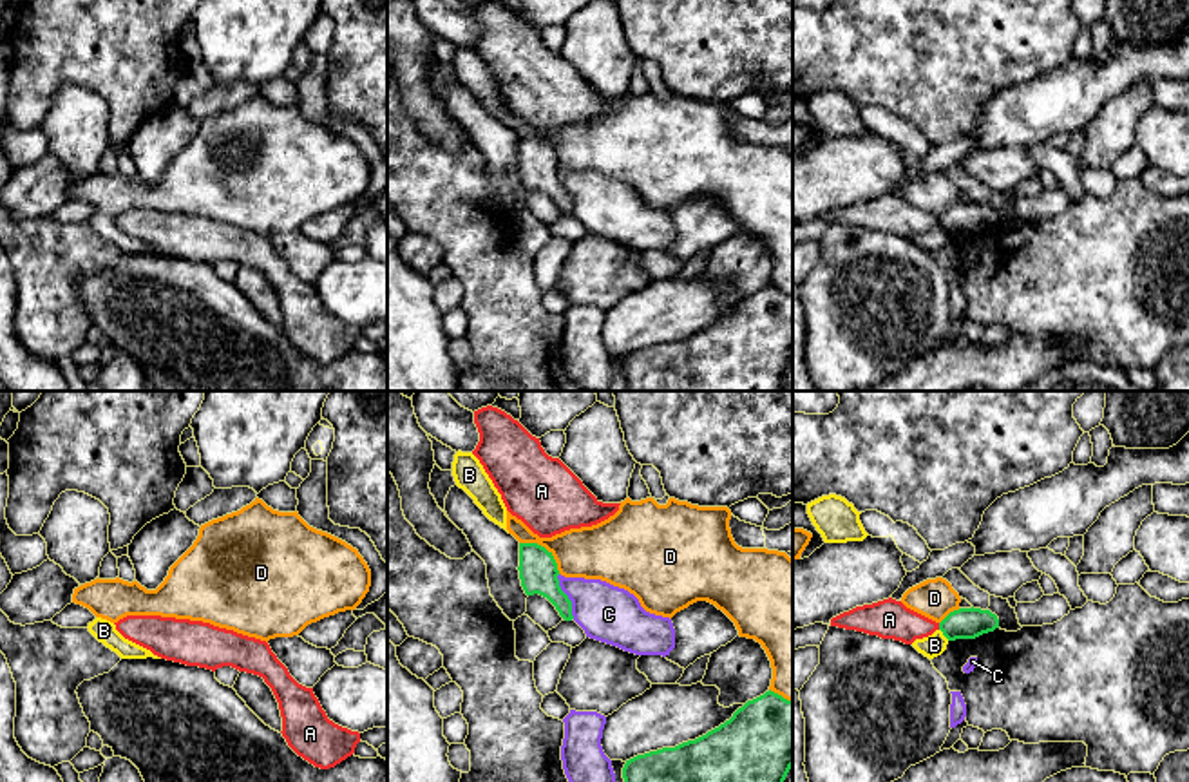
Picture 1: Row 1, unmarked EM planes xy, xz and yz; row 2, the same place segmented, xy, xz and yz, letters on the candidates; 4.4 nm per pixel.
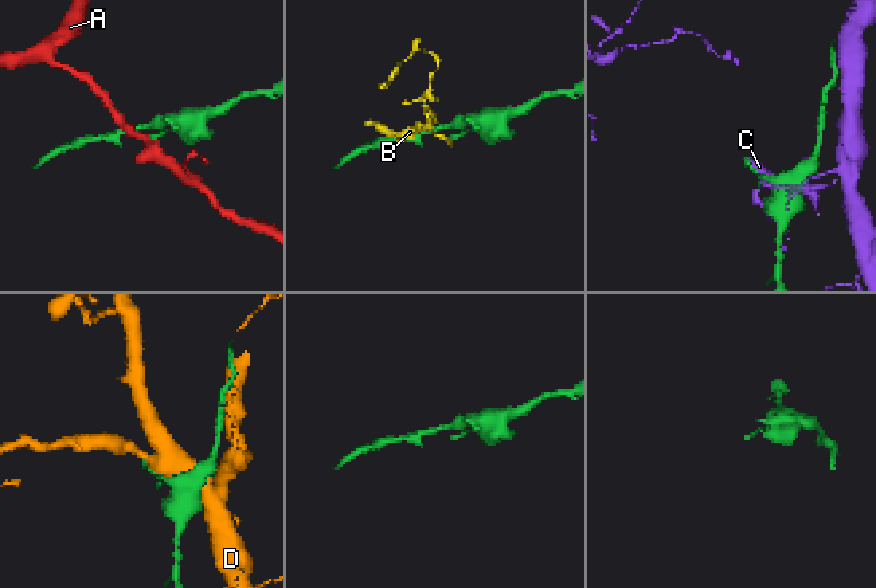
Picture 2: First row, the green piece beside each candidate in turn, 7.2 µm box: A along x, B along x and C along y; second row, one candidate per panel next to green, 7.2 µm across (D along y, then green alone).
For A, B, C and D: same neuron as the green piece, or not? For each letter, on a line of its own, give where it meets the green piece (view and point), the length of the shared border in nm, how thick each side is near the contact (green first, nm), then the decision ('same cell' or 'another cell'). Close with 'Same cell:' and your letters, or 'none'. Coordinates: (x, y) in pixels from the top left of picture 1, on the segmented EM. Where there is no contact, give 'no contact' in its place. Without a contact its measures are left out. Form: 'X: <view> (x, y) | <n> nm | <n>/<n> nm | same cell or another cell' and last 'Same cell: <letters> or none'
A: yz (940, 627) | 30 nm | 140/180 nm | another cell
B: yz (943, 634) | 70 nm | 140/100 nm | another cell
C: xz (567, 596) | 220 nm | 180/260 nm | another cell
D: xz (545, 549) | 240 nm | 180/240 nm | another cell
Same cell: none

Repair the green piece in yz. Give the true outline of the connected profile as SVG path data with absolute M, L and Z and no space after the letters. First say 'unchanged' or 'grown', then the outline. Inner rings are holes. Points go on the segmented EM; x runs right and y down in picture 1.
unchanged; M959 608L950 612L941 623L939 630L948 641L975 639L983 634L999 628L999 619L990 610Z

